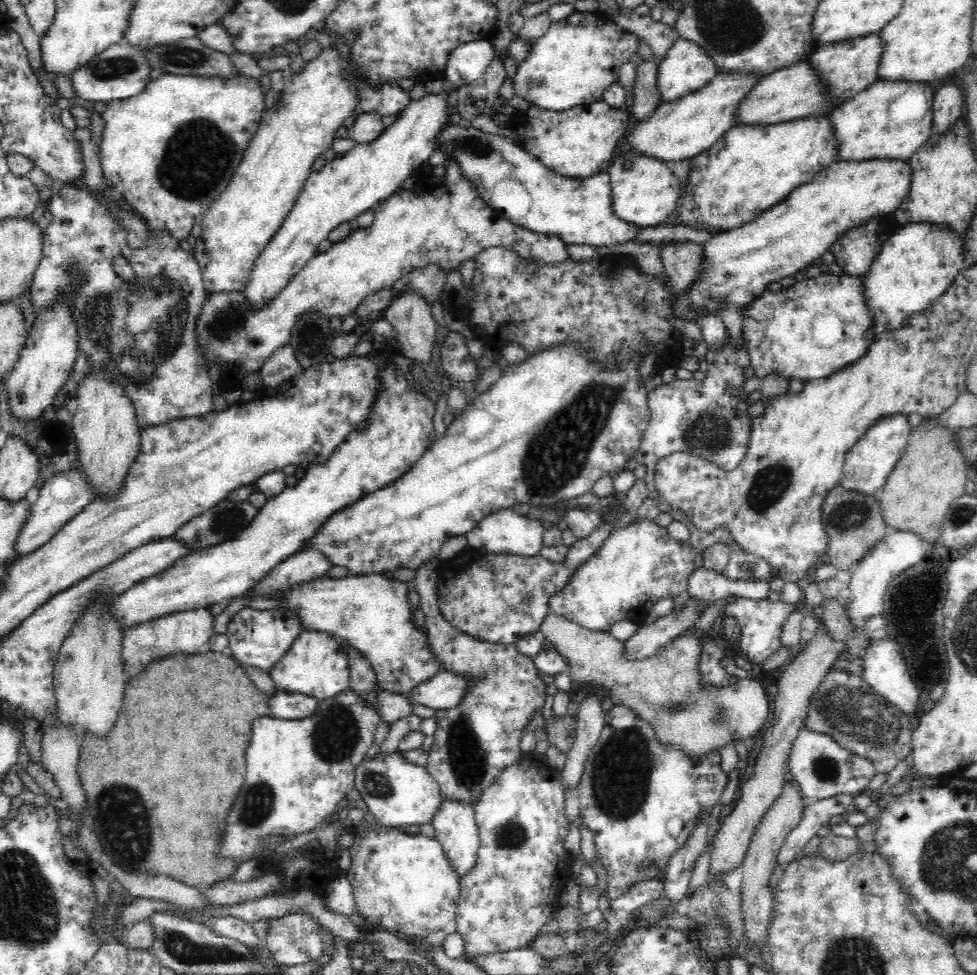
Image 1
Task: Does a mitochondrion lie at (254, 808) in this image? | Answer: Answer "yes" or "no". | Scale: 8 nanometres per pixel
yes

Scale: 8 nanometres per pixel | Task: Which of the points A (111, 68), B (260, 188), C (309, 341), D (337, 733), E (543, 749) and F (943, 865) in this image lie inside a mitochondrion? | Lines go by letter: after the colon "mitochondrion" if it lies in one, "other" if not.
A: mitochondrion
B: other
C: mitochondrion
D: mitochondrion
E: other
F: mitochondrion

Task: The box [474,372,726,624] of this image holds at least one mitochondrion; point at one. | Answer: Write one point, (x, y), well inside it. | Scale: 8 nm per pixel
(558, 452)

